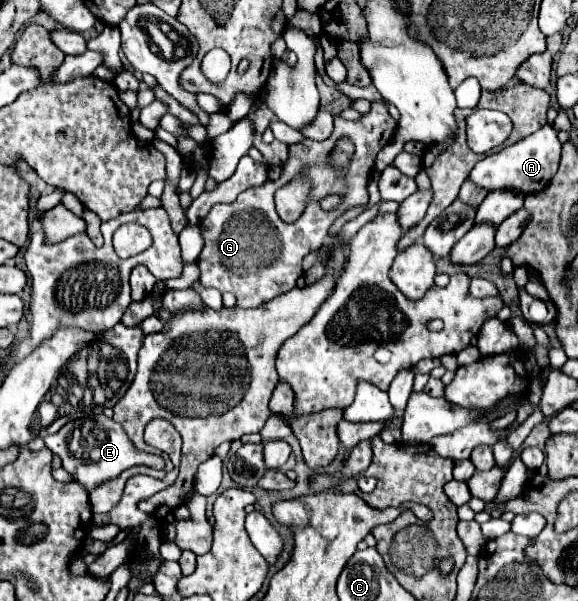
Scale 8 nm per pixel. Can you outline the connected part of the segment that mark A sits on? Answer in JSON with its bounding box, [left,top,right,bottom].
[470,125,560,193]

